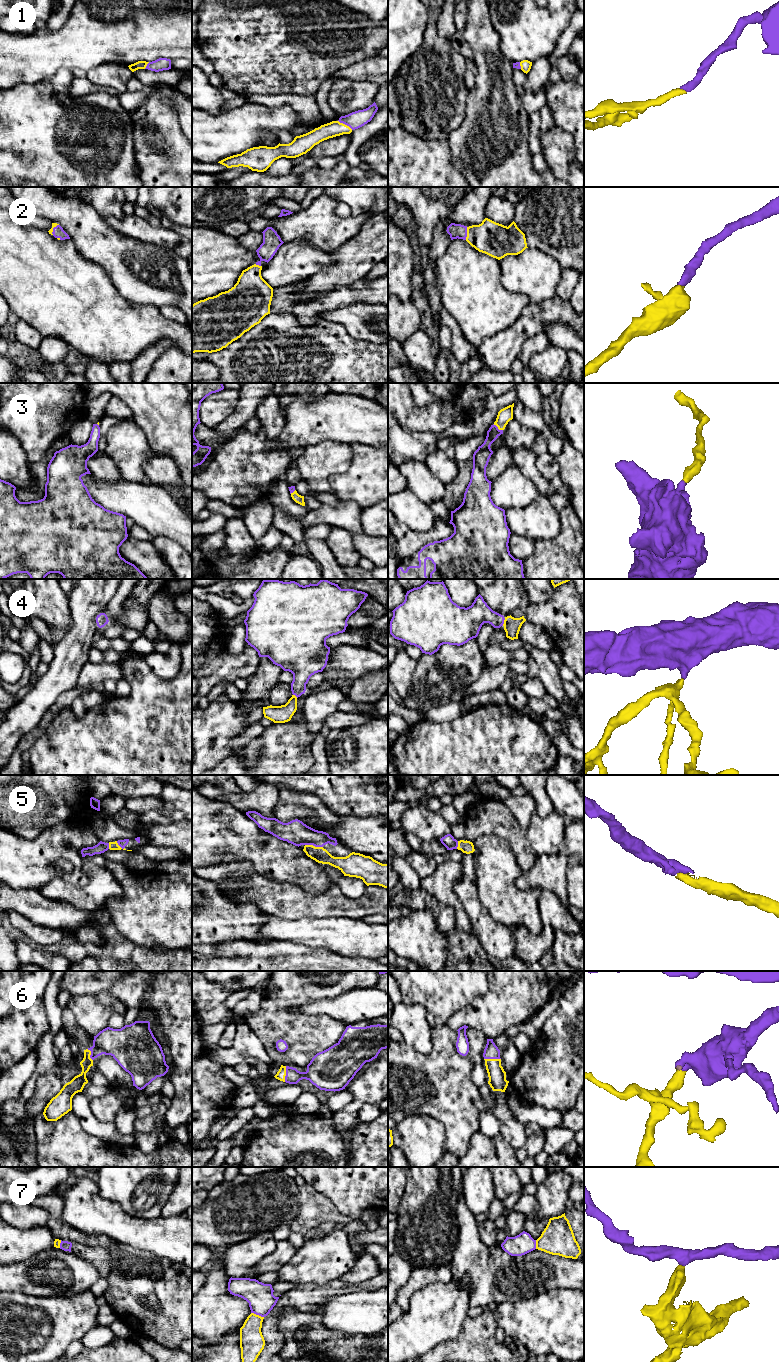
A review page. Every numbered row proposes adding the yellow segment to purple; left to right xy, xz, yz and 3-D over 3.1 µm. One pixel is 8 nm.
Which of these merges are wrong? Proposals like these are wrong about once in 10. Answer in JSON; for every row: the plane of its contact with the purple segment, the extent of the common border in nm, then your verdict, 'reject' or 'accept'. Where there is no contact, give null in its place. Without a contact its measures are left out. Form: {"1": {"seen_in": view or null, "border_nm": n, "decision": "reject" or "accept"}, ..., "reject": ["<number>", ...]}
{"1": {"seen_in": "xz", "border_nm": 140, "decision": "accept"}, "2": {"seen_in": "yz", "border_nm": 110, "decision": "accept"}, "3": {"seen_in": "yz", "border_nm": 90, "decision": "accept"}, "4": {"seen_in": "yz", "border_nm": 70, "decision": "accept"}, "5": {"seen_in": "xz", "border_nm": 150, "decision": "accept"}, "6": {"seen_in": "yz", "border_nm": 140, "decision": "accept"}, "7": {"seen_in": "xz", "border_nm": 110, "decision": "reject"}, "reject": ["7"]}

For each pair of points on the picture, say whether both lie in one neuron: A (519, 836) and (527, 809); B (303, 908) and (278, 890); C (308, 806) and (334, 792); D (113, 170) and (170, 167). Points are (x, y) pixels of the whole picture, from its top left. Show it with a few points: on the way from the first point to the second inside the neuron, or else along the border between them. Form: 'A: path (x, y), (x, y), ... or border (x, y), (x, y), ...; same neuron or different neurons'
A: border (507, 808), (523, 827); different neurons
B: path (297, 903), (289, 901), (284, 896); same neuron
C: border (298, 791), (315, 795), (321, 804), (335, 815); different neurons
D: border (132, 138), (133, 154), (136, 161); different neurons

